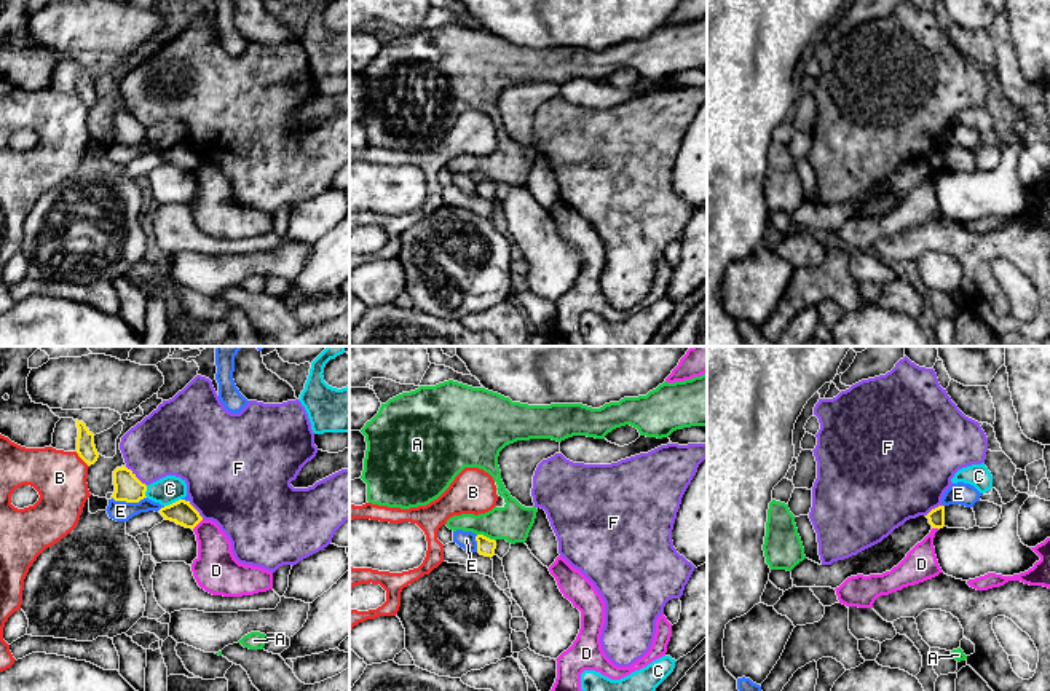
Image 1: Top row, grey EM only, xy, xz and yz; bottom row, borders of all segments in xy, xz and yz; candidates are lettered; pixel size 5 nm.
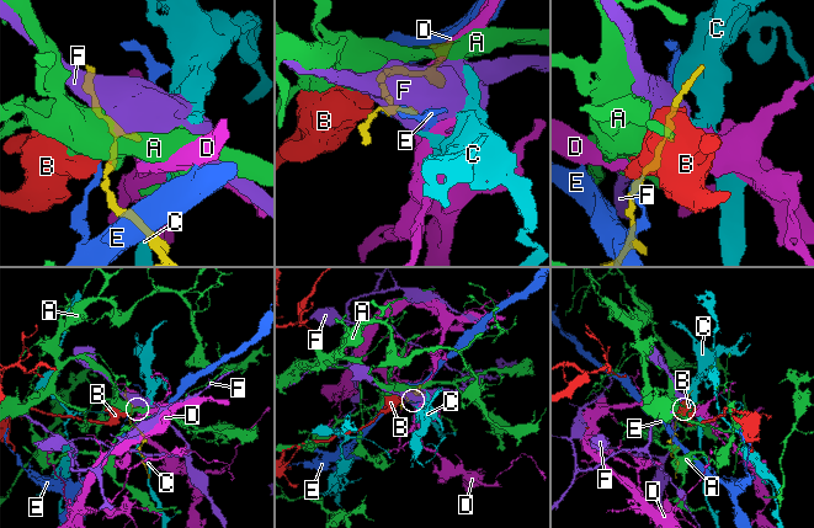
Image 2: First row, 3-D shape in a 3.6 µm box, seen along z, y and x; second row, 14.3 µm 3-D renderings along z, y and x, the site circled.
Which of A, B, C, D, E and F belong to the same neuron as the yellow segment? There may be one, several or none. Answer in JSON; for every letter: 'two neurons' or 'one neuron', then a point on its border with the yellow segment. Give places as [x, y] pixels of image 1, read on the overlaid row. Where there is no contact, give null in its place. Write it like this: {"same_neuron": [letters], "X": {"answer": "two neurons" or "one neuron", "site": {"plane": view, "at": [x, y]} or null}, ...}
{"same_neuron": [], "A": {"answer": "two neurons", "site": {"plane": "xz", "at": [487, 538]}}, "B": {"answer": "two neurons", "site": {"plane": "xy", "at": [82, 458]}}, "C": {"answer": "two neurons", "site": {"plane": "xy", "at": [173, 503]}}, "D": {"answer": "two neurons", "site": {"plane": "xy", "at": [197, 524]}}, "E": {"answer": "two neurons", "site": {"plane": "xy", "at": [130, 501]}}, "F": {"answer": "two neurons", "site": {"plane": "xy", "at": [134, 476]}}}

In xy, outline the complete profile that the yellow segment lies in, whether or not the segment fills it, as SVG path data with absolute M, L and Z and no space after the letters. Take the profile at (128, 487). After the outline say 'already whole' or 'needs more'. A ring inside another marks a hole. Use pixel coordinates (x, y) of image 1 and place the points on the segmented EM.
M124 466L113 471L113 485L115 492L112 498L115 501L139 503L140 499L147 498L147 485L142 484L136 474Z; already whole

